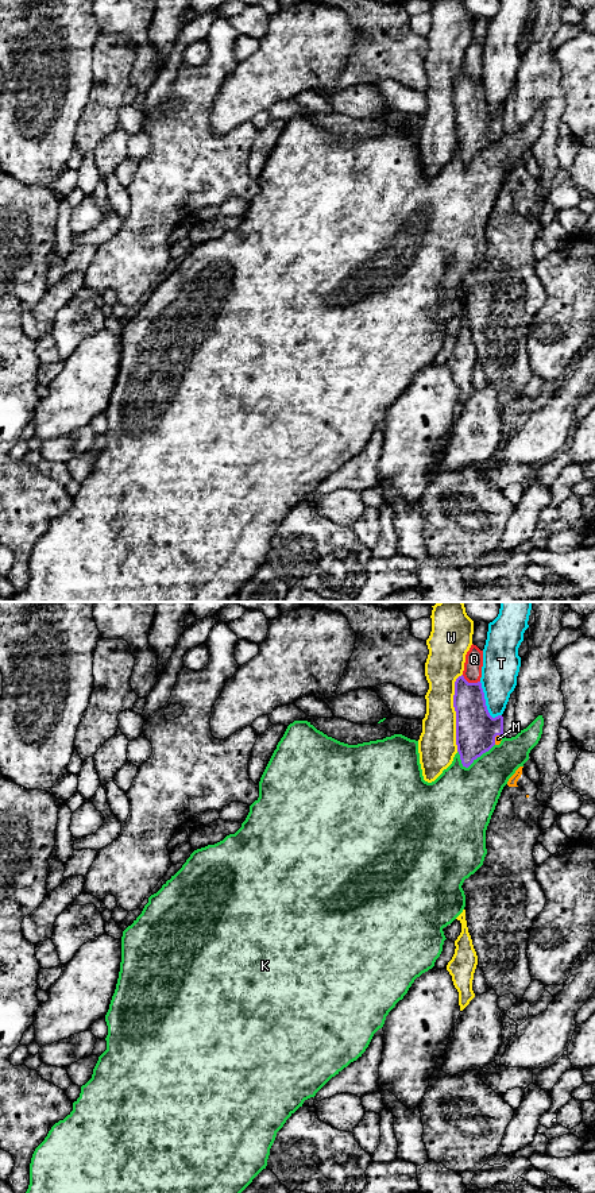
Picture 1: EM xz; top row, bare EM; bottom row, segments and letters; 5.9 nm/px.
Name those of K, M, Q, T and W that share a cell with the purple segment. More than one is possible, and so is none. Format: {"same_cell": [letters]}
{"same_cell": ["M"]}

